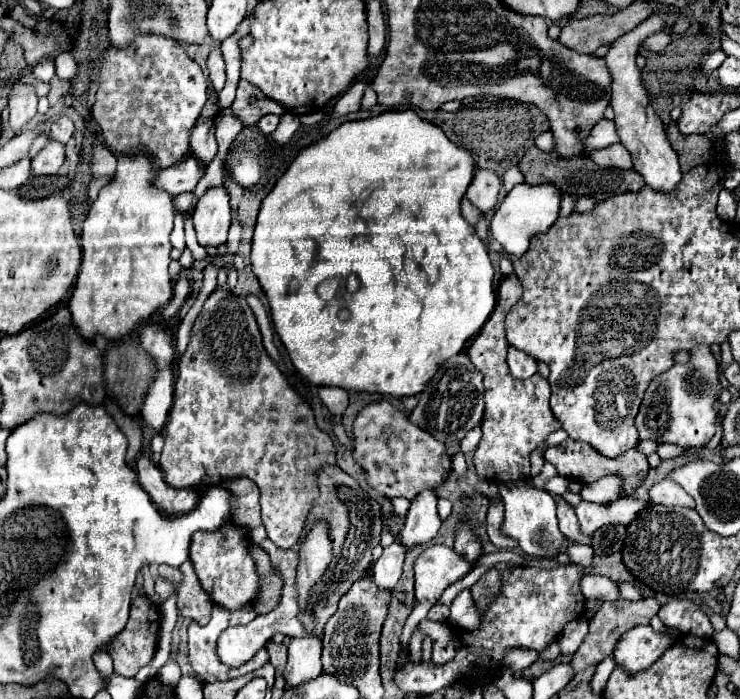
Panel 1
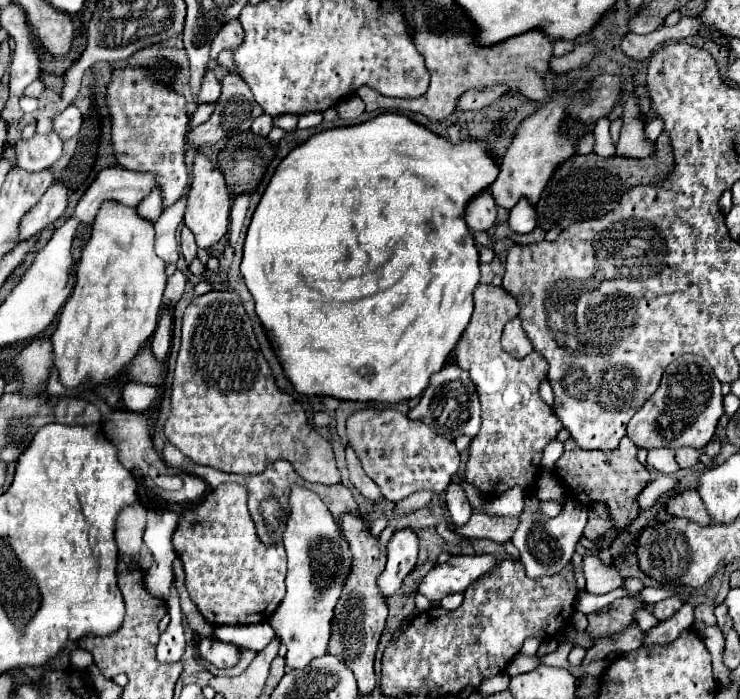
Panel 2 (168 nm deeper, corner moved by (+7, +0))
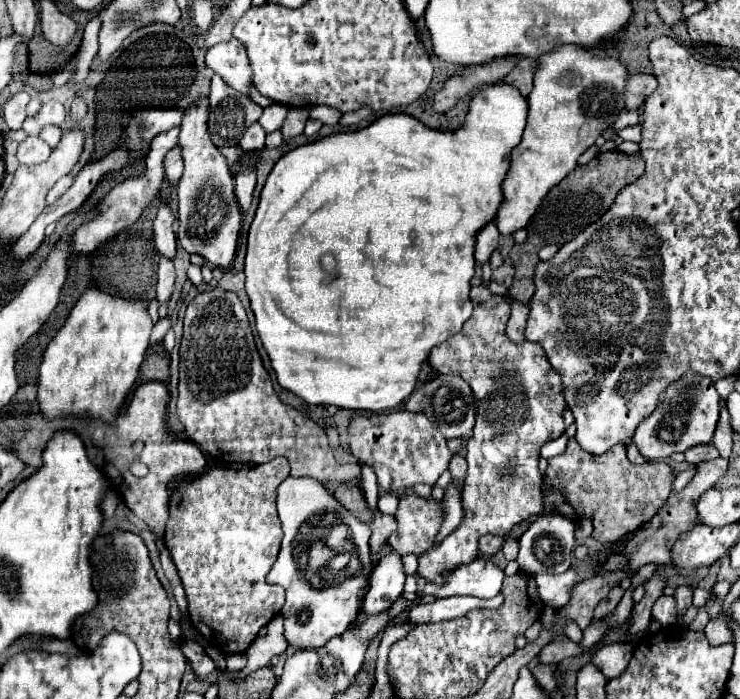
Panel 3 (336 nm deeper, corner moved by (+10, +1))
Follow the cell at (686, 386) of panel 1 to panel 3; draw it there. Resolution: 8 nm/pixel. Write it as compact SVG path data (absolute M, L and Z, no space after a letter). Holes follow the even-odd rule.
M689 371L673 381L673 385L663 389L661 401L657 401L657 409L653 411L653 415L641 421L641 425L637 425L637 433L633 433L631 443L635 443L639 453L649 461L667 459L671 453L711 443L719 411L721 397L717 395L713 381L709 381L709 377L701 377L699 373Z

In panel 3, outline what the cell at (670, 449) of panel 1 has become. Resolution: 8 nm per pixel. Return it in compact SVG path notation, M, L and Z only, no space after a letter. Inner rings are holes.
M711 443L709 445L697 445L697 447L693 447L685 453L685 461L689 465L699 465L701 461L711 461L711 459L717 459L717 457L719 457L719 453Z

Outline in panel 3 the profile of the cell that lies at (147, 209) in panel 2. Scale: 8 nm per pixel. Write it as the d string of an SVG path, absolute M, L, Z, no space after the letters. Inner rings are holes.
M173 127L173 129L165 131L165 133L159 133L151 141L151 151L145 157L145 163L147 163L145 173L139 175L139 177L133 177L133 179L125 179L125 181L117 183L111 189L111 193L101 203L101 215L95 217L91 223L79 227L77 233L73 235L73 255L95 251L99 245L105 245L105 241L109 241L111 237L121 233L121 229L127 229L129 225L133 225L141 217L143 209L153 201L153 197L157 197L157 193L159 193L161 185L163 185L163 179L165 179L165 169L163 169L165 155L177 145L179 131L181 131L181 127Z

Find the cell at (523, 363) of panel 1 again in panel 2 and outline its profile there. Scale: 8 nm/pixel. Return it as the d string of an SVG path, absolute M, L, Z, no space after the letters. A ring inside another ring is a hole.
M514 318L512 322L508 322L504 326L504 332L502 332L502 346L504 350L508 350L508 354L512 354L514 358L524 358L528 356L534 348L528 340L528 336L524 334L522 330L522 320L520 318Z

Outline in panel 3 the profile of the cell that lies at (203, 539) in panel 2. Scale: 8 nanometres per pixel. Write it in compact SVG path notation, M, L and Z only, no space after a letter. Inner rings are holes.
M285 457L257 467L223 469L213 467L195 479L183 481L169 499L169 521L165 529L165 545L175 561L183 581L189 615L197 631L203 633L223 653L241 653L257 637L259 629L267 625L283 607L285 591L279 585L267 585L265 575L277 561L279 545L283 539L281 523L277 517L277 487L289 477L289 463Z

